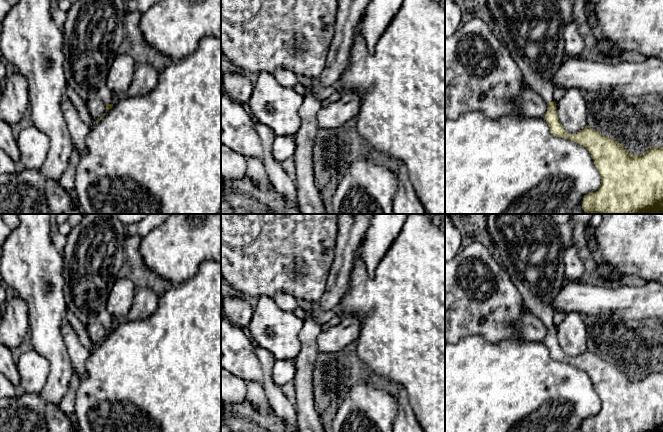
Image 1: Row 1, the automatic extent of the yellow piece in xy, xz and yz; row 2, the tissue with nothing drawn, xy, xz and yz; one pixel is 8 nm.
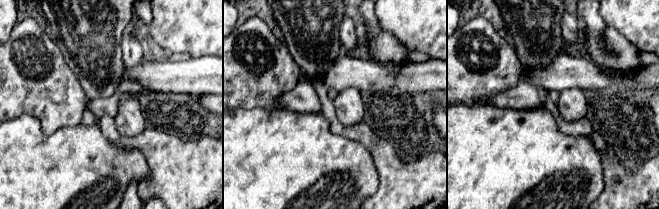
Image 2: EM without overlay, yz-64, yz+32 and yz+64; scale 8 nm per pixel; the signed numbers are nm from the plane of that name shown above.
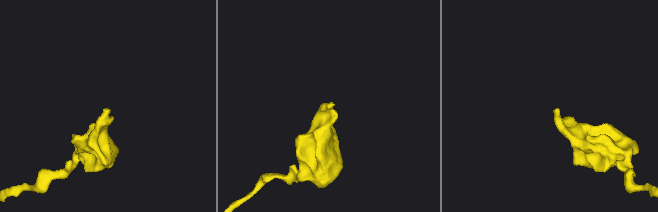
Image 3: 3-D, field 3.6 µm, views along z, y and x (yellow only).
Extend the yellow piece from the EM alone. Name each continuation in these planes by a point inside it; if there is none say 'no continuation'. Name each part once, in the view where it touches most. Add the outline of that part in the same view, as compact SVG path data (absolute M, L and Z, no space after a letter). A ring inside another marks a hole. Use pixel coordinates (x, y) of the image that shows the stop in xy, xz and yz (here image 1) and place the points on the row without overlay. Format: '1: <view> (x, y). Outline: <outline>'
1: xy (93, 253). Outline: M83 214L79 224L65 237L64 299L67 309L84 324L98 323L114 328L116 322L108 312L106 302L119 277L124 261L126 226L110 214Z

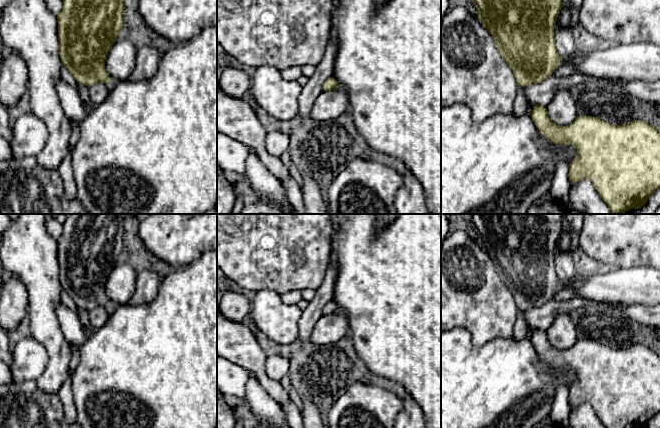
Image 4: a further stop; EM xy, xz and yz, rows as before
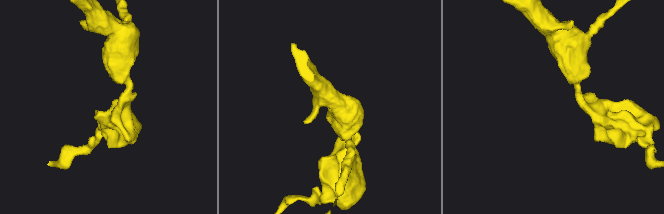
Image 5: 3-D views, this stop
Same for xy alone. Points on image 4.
no continuation

